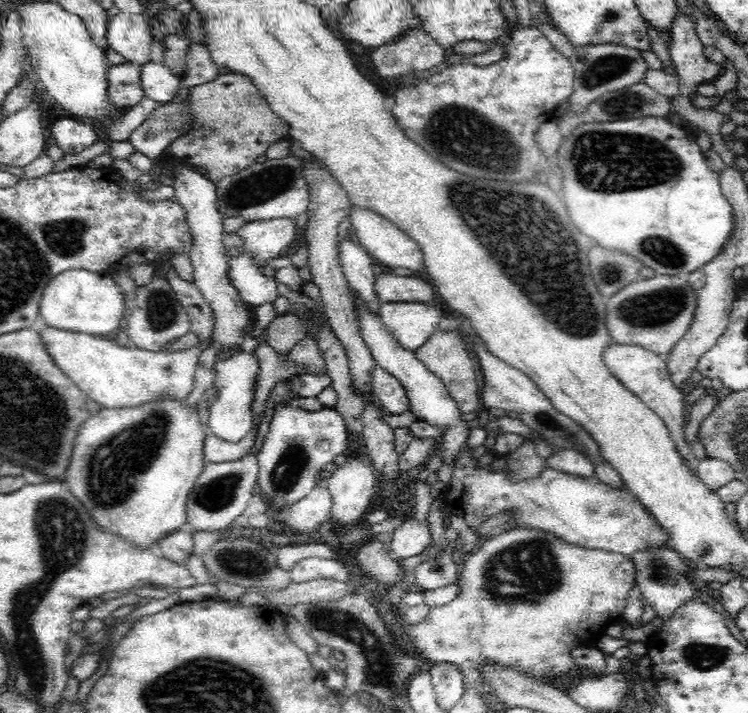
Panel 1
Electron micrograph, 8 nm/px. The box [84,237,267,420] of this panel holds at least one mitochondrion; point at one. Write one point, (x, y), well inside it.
(162, 311)

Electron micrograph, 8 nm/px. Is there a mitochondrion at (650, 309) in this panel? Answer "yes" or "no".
yes

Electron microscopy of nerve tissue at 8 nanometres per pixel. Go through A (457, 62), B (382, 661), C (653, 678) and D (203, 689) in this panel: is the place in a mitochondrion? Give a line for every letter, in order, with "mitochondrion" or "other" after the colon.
A: other
B: mitochondrion
C: other
D: mitochondrion

